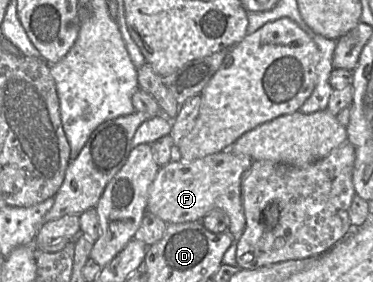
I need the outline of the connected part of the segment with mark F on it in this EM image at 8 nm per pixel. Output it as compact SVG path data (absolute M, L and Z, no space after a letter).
M230 149L207 155L194 161L174 157L160 167L149 187L147 212L166 223L201 221L213 210L222 210L229 219L228 231L233 241L239 241L245 229L245 216L241 199L241 183L253 160L245 155L235 155Z

